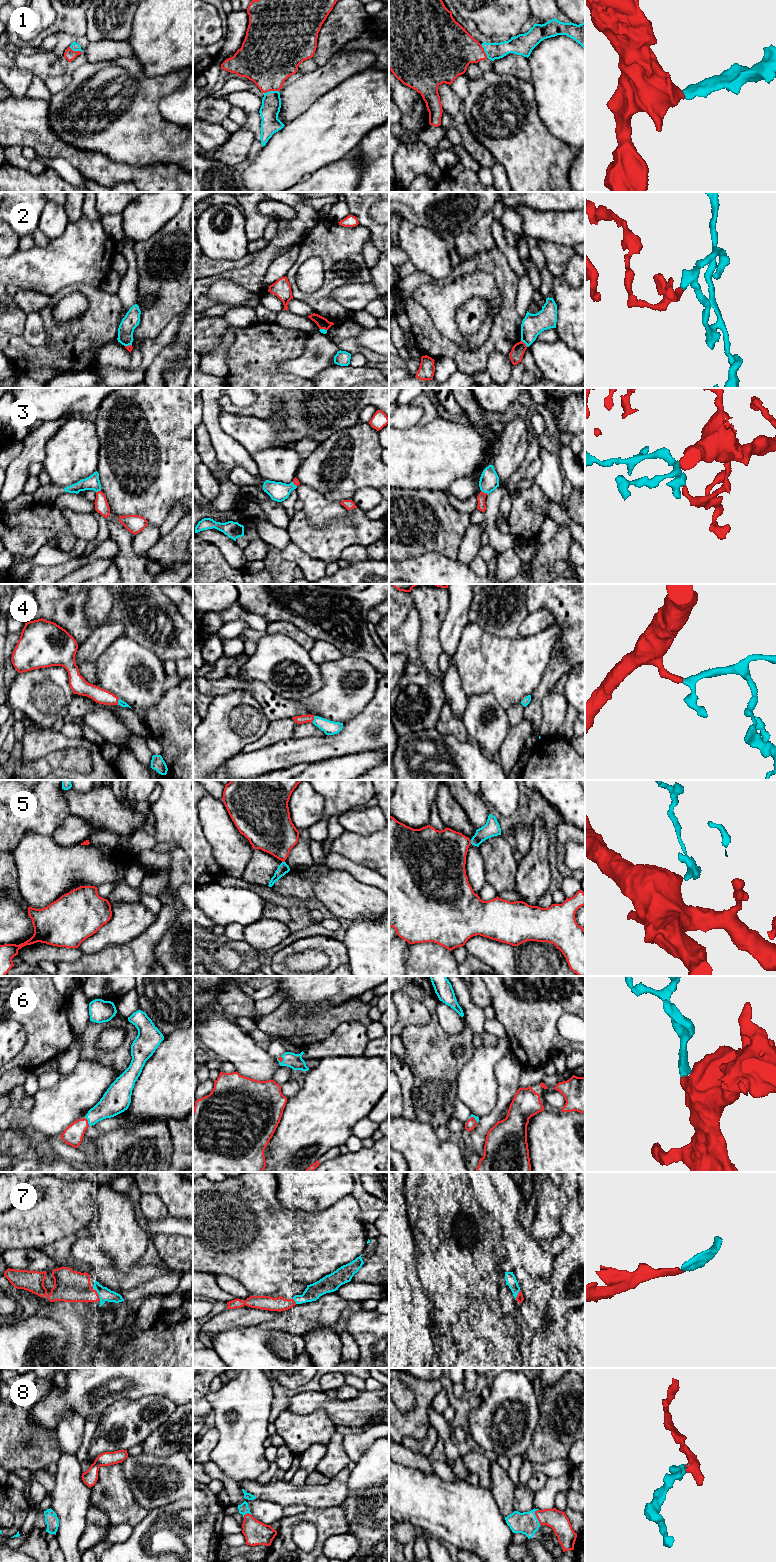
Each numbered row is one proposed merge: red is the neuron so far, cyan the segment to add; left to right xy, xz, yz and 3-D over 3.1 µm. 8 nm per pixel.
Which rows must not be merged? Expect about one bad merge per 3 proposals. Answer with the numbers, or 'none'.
2, 5

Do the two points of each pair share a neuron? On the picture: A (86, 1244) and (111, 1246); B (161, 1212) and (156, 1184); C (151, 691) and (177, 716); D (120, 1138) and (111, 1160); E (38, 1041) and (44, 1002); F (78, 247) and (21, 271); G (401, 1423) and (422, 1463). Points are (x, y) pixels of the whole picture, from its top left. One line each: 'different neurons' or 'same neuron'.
A: different neurons
B: different neurons
C: different neurons
D: same neuron
E: same neuron
F: same neuron
G: different neurons

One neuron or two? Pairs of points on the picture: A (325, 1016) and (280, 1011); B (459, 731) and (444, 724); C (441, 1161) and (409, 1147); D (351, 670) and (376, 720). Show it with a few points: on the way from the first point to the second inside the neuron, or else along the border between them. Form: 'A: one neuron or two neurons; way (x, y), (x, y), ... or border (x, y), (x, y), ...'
A: one neuron; way (314, 1021), (291, 1021)
B: one neuron; way (455, 727), (448, 724)
C: one neuron; way (433, 1161), (417, 1147)
D: two neurons; border (377, 681), (374, 696), (351, 719)

